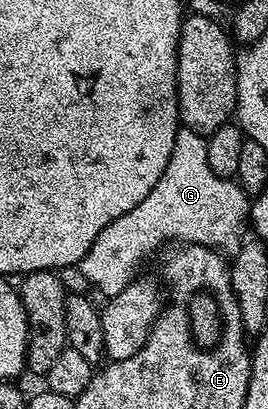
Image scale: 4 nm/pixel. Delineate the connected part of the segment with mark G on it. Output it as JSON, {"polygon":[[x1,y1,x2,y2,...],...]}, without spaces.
{"polygon":[[181,127,176,133,170,162,166,162,166,170,162,170,162,178,158,178,154,190,150,190,150,194,146,194,146,198,142,198,142,202,134,206,134,210,126,210,122,218,114,218,114,222,110,222,110,226,106,226,106,230,102,230,98,238,94,238,94,246,80,259,78,271,104,295,104,298,111,298,126,290,126,286,131,284,139,273,136,271,139,270,140,263,151,252,158,251,160,247,163,249,169,242,179,242,181,245,201,244,216,249,225,257,235,256,246,236,244,224,246,228,250,220,250,197,235,179,227,180,216,176,214,170,210,170,210,158,206,158,207,145,207,139,203,135]]}

